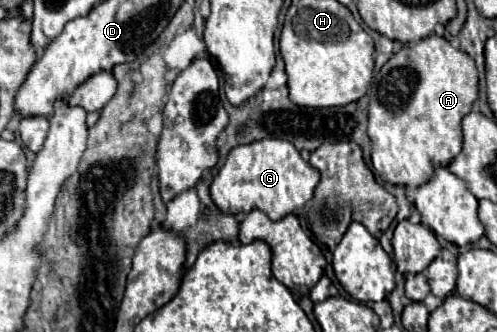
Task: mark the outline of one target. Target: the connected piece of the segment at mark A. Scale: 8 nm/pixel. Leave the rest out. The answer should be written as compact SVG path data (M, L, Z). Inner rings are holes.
M431 34L413 46L403 46L393 54L381 72L373 78L369 88L369 138L373 146L373 168L375 172L391 184L403 186L421 186L431 178L437 166L447 166L459 152L463 144L461 120L471 112L473 102L477 100L477 68L475 60L453 48L445 38Z

